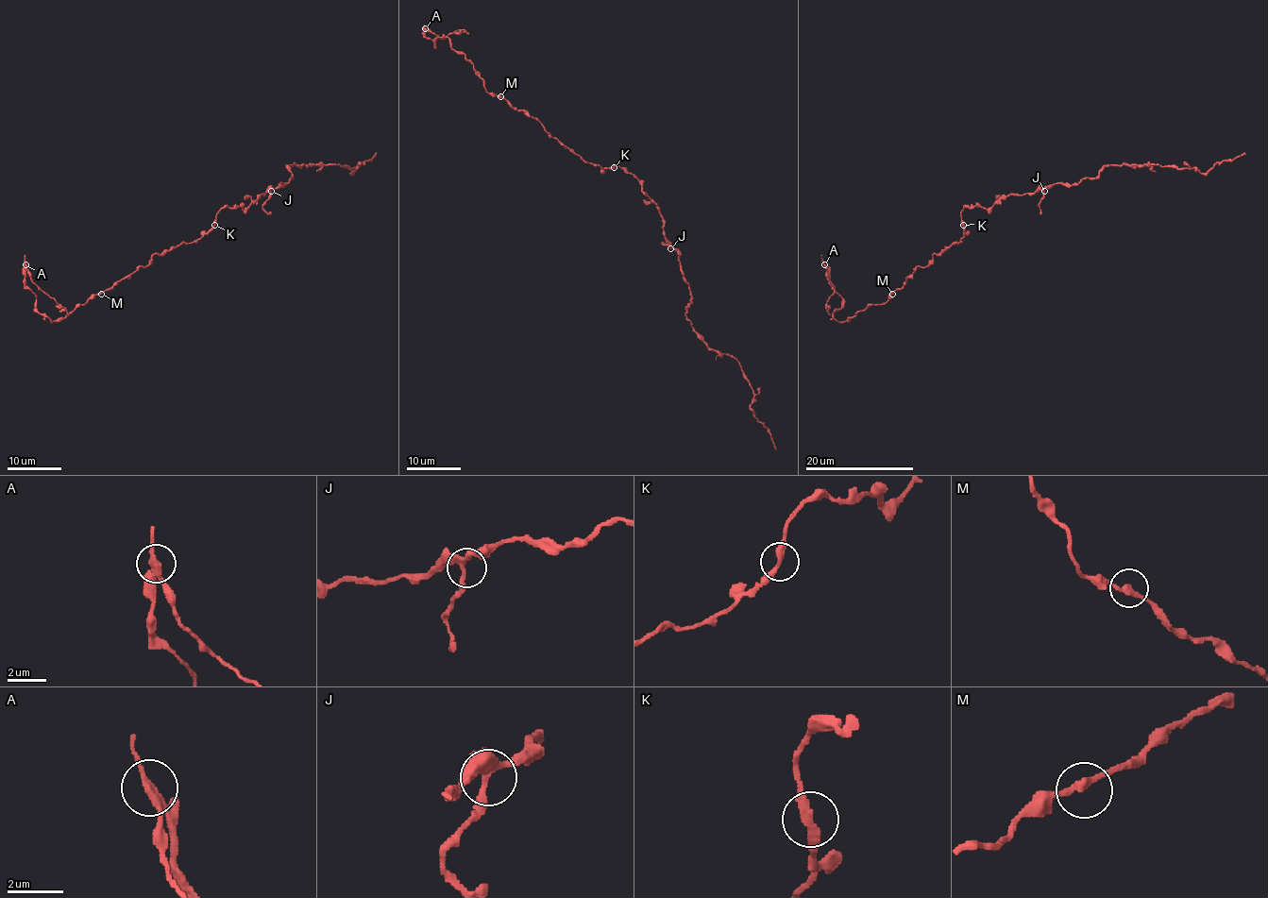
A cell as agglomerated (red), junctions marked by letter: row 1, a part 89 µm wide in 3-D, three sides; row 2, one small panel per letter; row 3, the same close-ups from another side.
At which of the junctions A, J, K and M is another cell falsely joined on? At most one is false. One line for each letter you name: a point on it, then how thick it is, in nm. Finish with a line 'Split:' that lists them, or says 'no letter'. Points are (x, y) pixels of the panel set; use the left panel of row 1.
A: place (25, 264); calibre 220 nm
Split: A

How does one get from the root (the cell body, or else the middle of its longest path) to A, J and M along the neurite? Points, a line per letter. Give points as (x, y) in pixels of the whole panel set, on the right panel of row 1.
A: (962, 223), (958, 244), (918, 266), (884, 303), (843, 322), (834, 318), (842, 296), (824, 265)
J: (962, 223), (961, 212), (966, 207), (990, 209), (1001, 197), (1009, 194), (1044, 191)
M: (962, 223), (963, 235), (958, 244), (935, 253), (925, 266), (918, 266), (905, 284), (892, 294)

